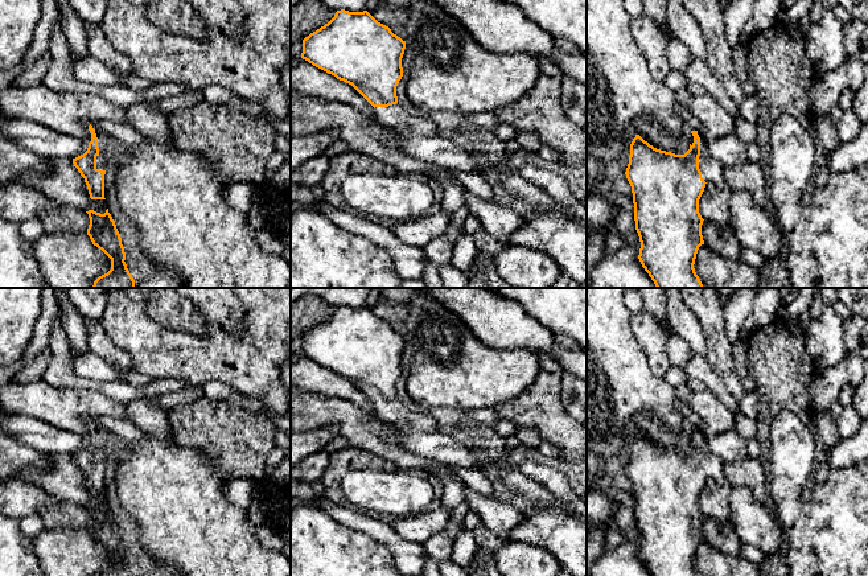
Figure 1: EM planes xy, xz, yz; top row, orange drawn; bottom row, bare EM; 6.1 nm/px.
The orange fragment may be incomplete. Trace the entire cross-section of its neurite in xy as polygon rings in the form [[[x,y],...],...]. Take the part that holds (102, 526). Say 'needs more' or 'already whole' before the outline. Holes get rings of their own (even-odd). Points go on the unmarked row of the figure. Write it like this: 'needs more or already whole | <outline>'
already whole | [[[108,505],[104,510],[94,506],[86,507],[90,514],[87,531],[94,542],[111,555],[111,565],[96,576],[133,576],[126,560],[126,548],[120,530]]]

